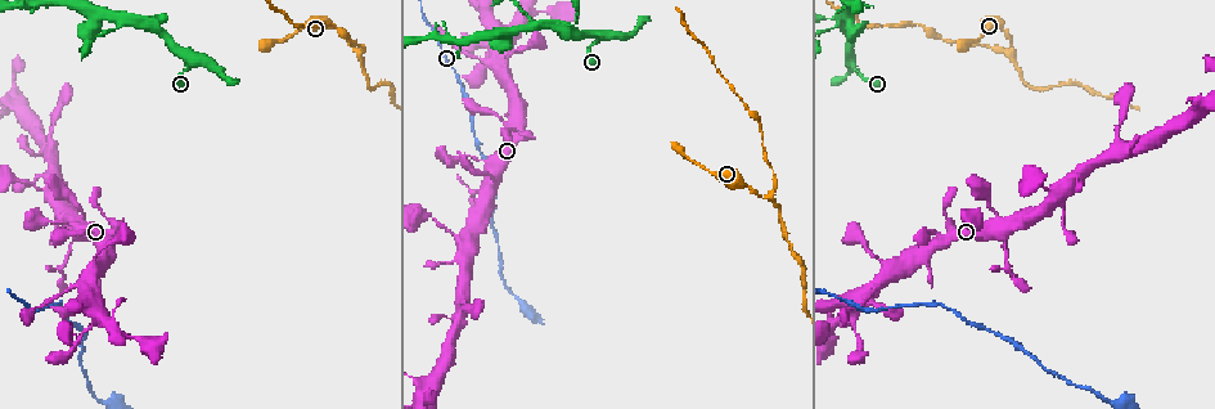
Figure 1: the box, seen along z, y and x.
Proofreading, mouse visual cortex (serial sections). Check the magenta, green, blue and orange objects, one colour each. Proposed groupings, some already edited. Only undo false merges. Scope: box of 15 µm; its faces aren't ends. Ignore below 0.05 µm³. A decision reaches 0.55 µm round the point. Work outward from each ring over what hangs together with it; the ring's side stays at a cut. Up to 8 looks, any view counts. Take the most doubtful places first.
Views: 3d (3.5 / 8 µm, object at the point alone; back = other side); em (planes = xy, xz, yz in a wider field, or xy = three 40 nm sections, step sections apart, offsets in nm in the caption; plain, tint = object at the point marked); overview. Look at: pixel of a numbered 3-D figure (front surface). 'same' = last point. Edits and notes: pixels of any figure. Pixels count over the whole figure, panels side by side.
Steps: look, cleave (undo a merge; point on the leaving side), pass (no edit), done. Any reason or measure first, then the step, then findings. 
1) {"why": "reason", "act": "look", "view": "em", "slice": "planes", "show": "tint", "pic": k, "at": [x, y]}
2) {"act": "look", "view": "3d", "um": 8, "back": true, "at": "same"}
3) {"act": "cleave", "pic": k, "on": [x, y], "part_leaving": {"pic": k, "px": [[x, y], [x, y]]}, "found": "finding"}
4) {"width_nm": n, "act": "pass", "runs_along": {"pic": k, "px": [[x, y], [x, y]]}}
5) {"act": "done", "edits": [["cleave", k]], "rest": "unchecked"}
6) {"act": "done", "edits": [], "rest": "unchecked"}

{"why": "thin neck", "act": "look", "view": "3d", "um": 8, "pic": 1, "at": [772, 195]}

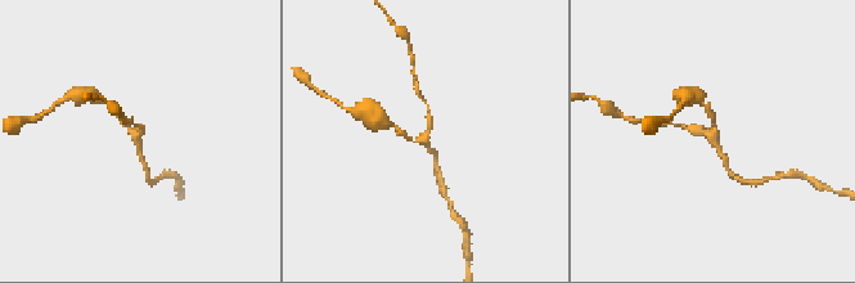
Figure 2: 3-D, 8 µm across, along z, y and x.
{"act": "look", "view": "3d", "um": 3.5, "pic": 2, "at": [423, 137]}

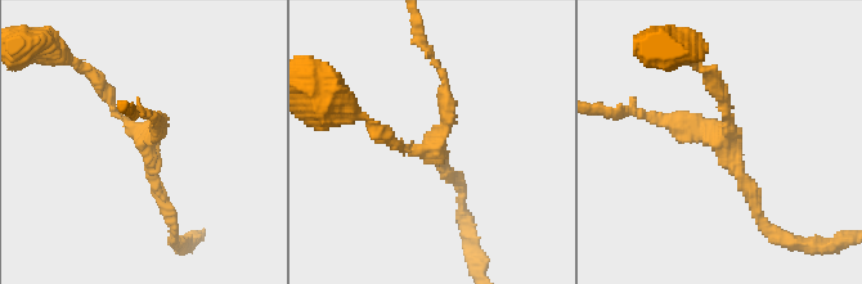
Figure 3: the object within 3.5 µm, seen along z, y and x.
{"act": "look", "view": "em", "slice": "xy", "step": 1, "show": "tint", "pic": 3, "at": [431, 149]}

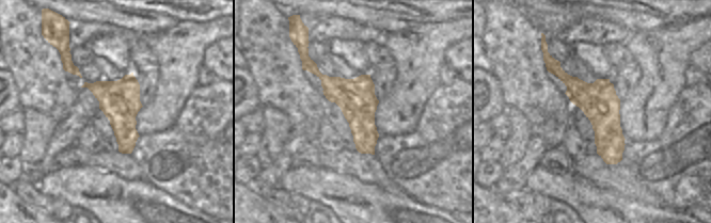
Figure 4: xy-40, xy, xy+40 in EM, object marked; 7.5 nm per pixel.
{"width_nm": 280, "act": "pass", "runs_along": {"pic": 4, "px": [[548, 58], [605, 118], [614, 161]]}, "found": "continuous, no second cell"}

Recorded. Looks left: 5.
{"why": "four-way junction", "act": "look", "view": "3d", "um": 8, "pic": 1, "at": [1053, 190]}

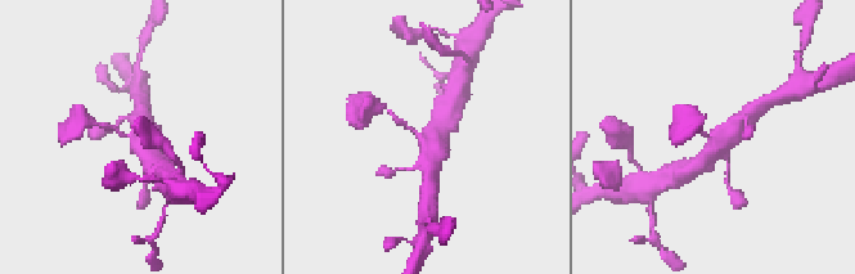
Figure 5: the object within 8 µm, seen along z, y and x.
{"arms": 4, "arm_widths_nm": [150, 150, 500, 500], "why": "now the EM", "act": "look", "view": "em", "slice": "xy", "step": 2, "show": "tint", "pic": 5, "at": [424, 141]}

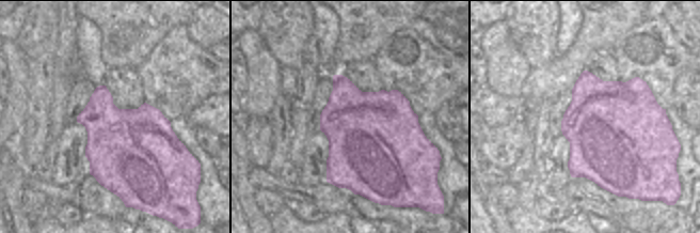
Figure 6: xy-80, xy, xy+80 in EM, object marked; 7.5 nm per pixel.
{"act": "pass", "runs_along": {"pic": 5, "px": [[694, 167], [747, 116]]}, "found": "all the same cell"}

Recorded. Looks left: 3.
{"why": "abrupt turn", "act": "look", "view": "3d", "um": 3.5, "pic": 1, "at": [604, 36]}

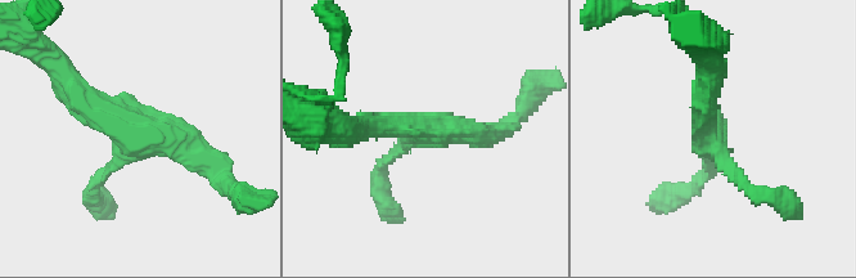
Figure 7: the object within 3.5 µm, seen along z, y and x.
{"why": "now the EM", "act": "look", "view": "em", "slice": "xy", "step": 5, "show": "tint", "pic": 7, "at": [709, 142]}

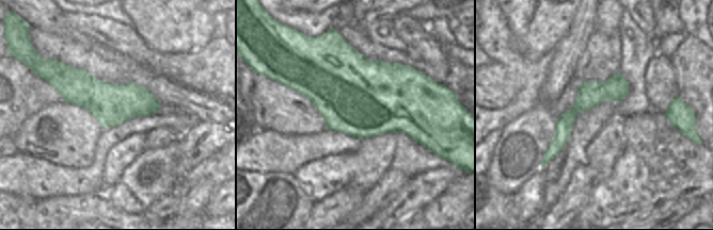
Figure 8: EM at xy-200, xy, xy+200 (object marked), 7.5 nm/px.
{"act": "pass", "runs_along": {"pic": 8, "px": [[618, 76], [565, 121], [549, 157]]}, "found": "continuous, no second cell"}

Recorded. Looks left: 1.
{"act": "done", "edits": [], "rest": "unchecked"}

